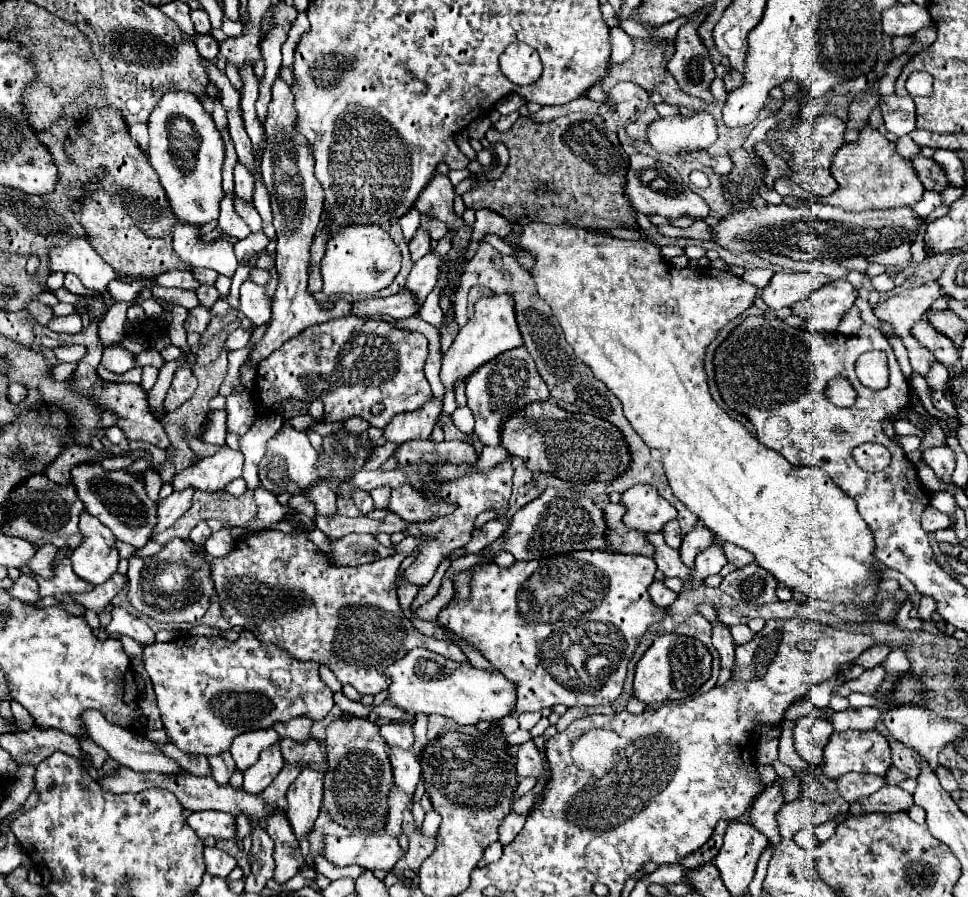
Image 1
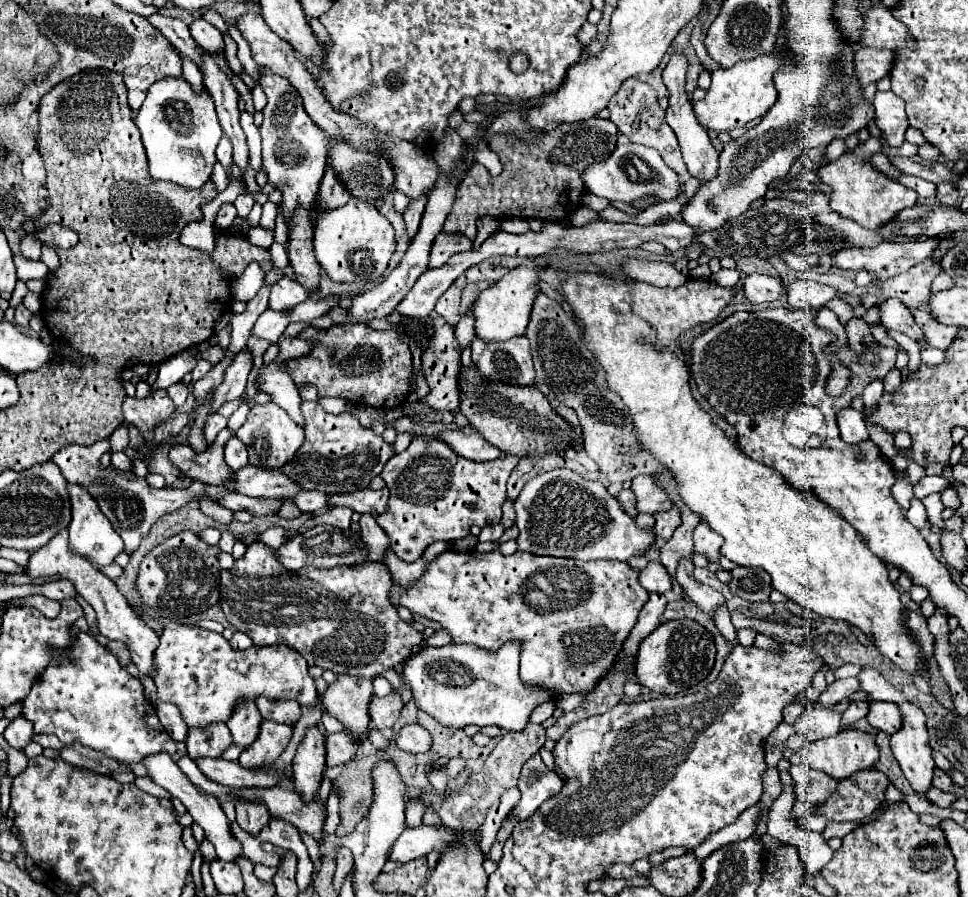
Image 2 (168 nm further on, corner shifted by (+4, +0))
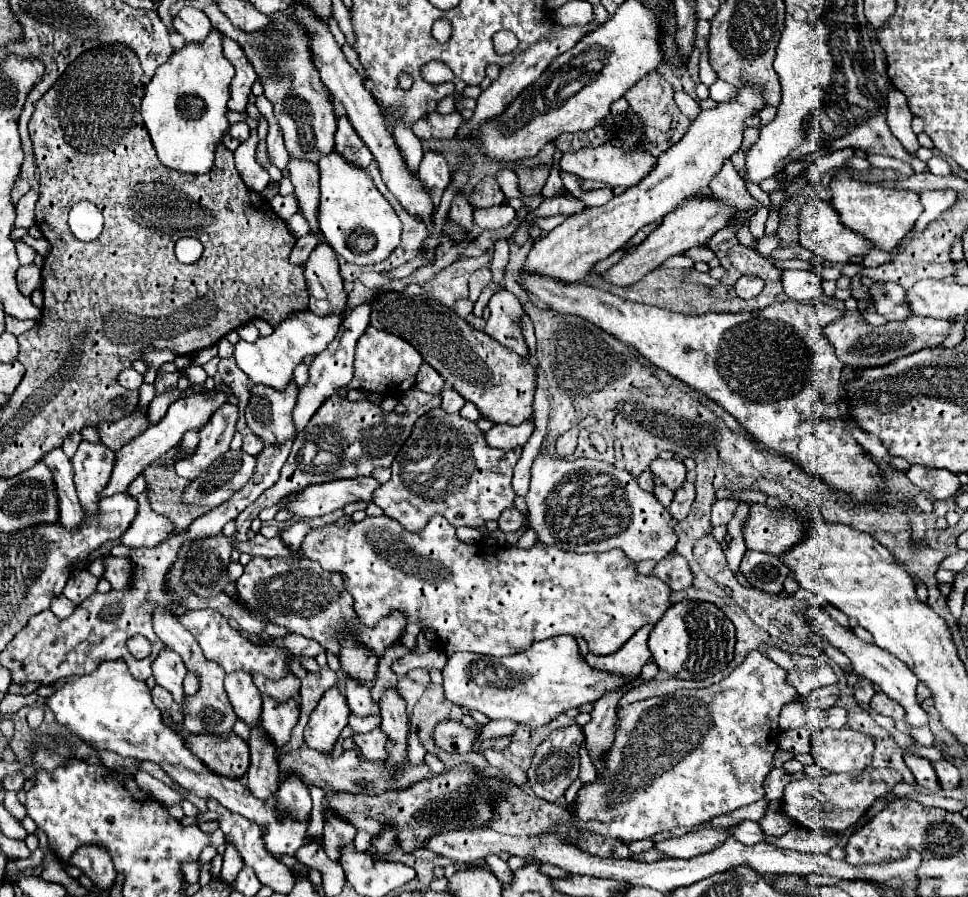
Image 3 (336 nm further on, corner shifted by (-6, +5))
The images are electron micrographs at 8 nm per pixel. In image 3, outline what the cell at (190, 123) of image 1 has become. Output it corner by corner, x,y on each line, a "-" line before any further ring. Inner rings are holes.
212,27
206,41
184,43
182,49
174,51
170,59
158,67
144,91
142,117
158,159
180,173
200,175
210,171
214,165
214,149
222,141
222,135
228,133
226,103
234,67
224,57
222,49
218,49
222,39
224,33

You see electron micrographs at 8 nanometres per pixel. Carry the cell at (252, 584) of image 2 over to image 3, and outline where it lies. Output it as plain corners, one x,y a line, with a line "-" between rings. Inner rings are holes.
254,557
246,567
242,577
236,581
238,595
246,601
252,613
264,615
270,623
284,625
292,629
294,633
302,633
308,639
316,639
320,645
326,647
328,653
338,655
340,643
338,643
338,629
348,627
348,623
354,629
354,637
370,647
376,655
382,655
390,645
400,641
400,633
406,627
404,615
392,613
390,617
382,619
376,627
364,627
360,619
354,613
354,599
344,587
344,579
338,573
328,573
320,567
320,563
314,563
306,557
294,557
294,559
266,559
266,557

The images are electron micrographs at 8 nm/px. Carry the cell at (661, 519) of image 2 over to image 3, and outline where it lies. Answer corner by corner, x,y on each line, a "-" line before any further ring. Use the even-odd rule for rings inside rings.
692,481
682,483
682,487
680,487
680,489
676,491
676,495
674,495
672,505
668,507
670,515
672,515
676,521
686,519
686,515
690,513
690,507
692,507
692,503
694,503
694,497
696,497
694,483
692,483

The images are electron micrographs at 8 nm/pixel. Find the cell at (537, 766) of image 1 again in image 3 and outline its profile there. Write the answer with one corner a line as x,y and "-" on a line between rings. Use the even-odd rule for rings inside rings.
574,723
570,727
552,731
548,735
548,739
538,745
536,755
532,759
532,765
528,769
528,783
530,783
530,789
536,793
536,797
540,797
548,803
554,803
578,779
582,741
584,741
584,731
582,731
580,725

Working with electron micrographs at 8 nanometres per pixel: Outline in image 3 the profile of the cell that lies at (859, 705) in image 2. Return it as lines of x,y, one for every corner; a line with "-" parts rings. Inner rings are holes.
860,679
854,691
856,691
856,693
854,693
856,701
868,703
868,699
874,695
874,685
870,685
870,679

